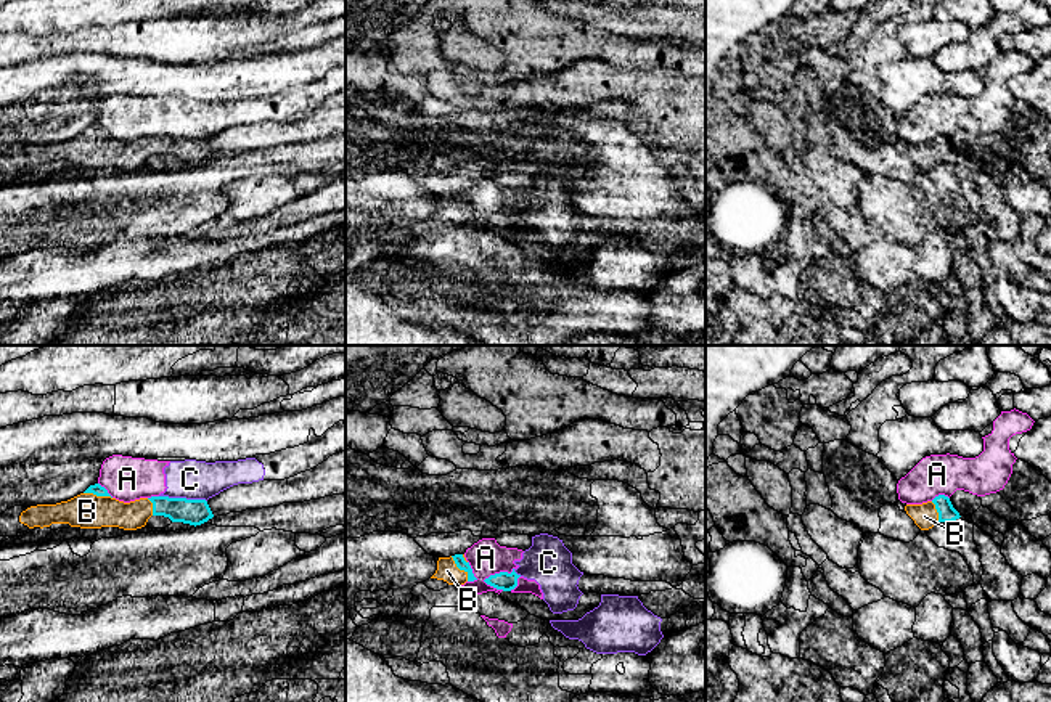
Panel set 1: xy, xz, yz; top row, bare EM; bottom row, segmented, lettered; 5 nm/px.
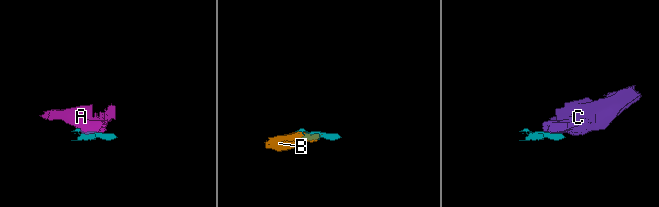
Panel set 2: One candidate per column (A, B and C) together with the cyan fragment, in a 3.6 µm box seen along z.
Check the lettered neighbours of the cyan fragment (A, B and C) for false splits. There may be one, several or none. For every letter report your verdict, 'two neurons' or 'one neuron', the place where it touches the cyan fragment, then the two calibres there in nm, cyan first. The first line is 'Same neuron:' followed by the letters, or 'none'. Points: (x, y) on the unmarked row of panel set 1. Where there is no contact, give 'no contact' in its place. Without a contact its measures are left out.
Same neuron: B
A: two neurons; meets cyan in xz at (500, 212); 90 nm thick on the cyan side, 180 nm on the other
B: one neuron; meets cyan in xz at (460, 209); 60 nm thick on the cyan side, 110 nm on the other
C: two neurons; meets cyan in xy at (184, 138); 130 nm thick on the cyan side, 200 nm on the other

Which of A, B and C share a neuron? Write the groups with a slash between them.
A C / B

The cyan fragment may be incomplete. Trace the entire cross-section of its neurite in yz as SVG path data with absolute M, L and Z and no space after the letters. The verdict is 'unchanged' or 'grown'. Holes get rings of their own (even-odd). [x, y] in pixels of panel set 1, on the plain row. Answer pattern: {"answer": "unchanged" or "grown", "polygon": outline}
{"answer": "grown", "polygon": "M939 135L922 145L906 145L905 151L921 170L929 170L939 162L953 162L961 157L945 135Z"}

